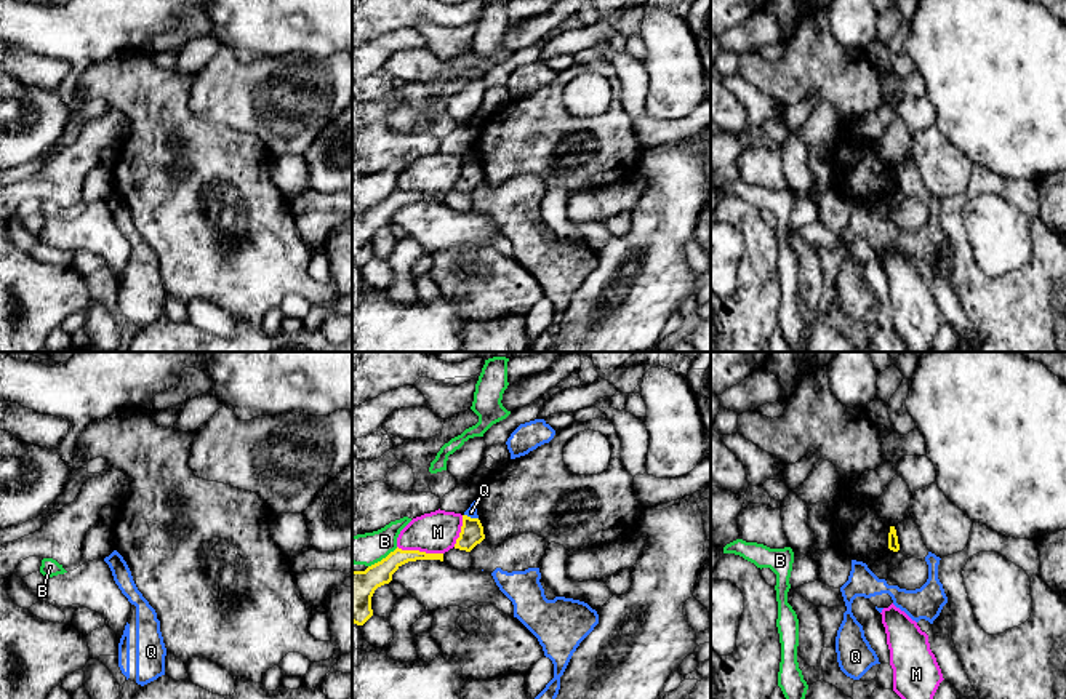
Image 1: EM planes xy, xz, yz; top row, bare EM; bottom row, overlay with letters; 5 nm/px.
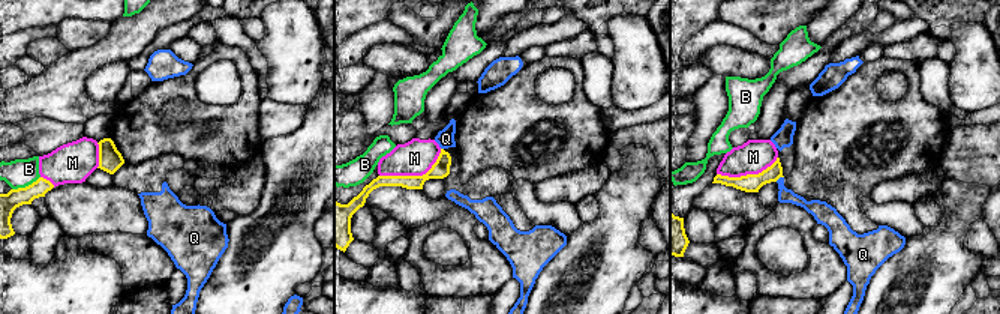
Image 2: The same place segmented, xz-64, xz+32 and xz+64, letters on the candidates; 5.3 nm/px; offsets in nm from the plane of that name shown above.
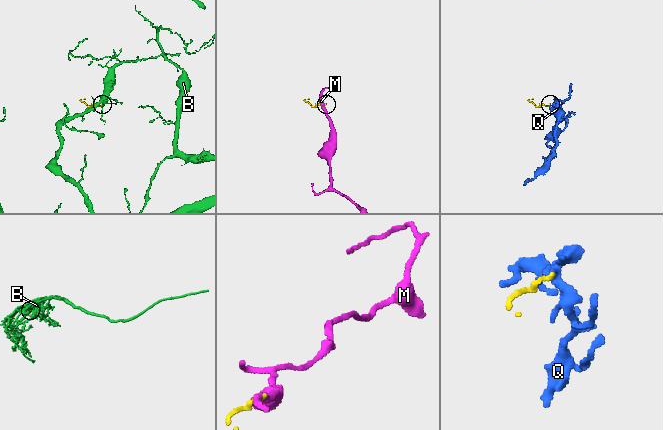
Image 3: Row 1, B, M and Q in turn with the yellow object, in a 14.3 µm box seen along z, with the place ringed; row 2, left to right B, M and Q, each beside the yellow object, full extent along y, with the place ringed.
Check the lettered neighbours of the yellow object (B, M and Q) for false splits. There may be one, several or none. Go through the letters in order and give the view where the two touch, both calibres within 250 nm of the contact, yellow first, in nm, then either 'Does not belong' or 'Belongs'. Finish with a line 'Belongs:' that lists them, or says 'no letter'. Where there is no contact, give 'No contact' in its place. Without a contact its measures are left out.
B: Touches yellow in xz. Thickness 200 nm (yellow) against 160 nm. Does not belong
M: Touches yellow in xz. Thickness 120 nm (yellow) against 200 nm. Does not belong
Q: Touches yellow in xz. Thickness 120 nm (yellow) against 50 nm. Does not belong
Belongs: no letter

